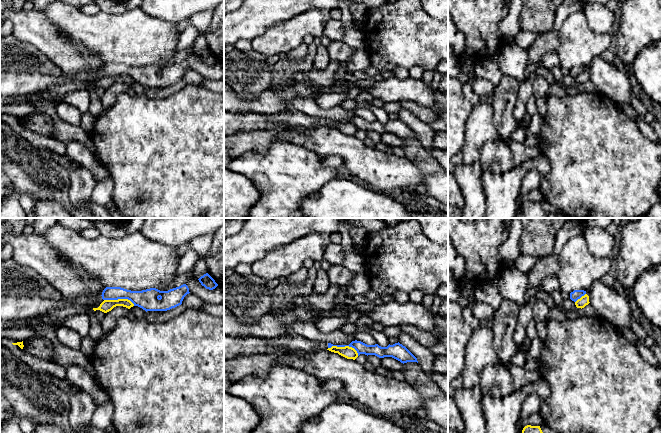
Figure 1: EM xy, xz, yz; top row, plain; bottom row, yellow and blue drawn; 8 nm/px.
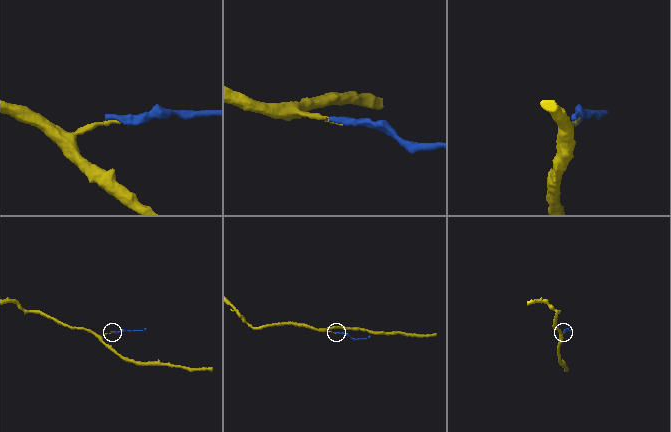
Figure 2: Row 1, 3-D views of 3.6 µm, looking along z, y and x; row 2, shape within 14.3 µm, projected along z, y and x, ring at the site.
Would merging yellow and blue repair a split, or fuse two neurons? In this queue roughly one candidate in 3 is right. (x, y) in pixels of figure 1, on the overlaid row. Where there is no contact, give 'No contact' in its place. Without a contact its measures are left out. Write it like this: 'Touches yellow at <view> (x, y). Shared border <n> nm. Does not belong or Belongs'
Touches yellow at xz (345, 346). Shared border 260 nm. Does not belong

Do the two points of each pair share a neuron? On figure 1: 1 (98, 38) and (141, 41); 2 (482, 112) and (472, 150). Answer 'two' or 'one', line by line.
1: one
2: one

